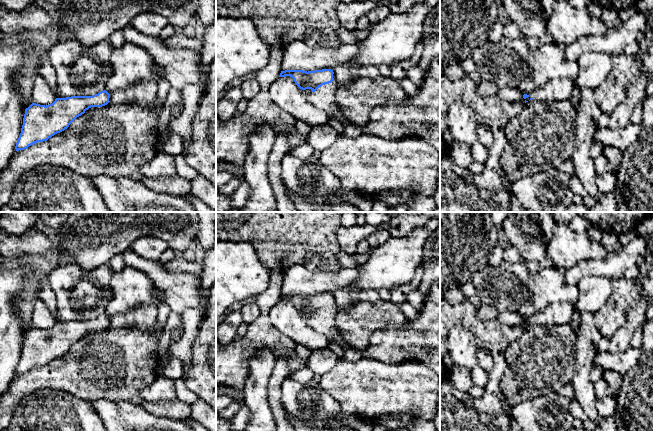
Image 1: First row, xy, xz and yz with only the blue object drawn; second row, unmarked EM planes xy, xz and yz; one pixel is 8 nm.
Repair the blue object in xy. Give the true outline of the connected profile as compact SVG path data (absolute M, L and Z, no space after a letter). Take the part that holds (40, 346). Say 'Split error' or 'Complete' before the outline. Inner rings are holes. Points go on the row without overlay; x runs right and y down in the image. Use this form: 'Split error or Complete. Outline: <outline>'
Complete. Outline: M104 314L93 320L71 320L56 322L52 328L32 327L25 333L23 349L17 364L16 375L47 365L69 349L91 331L102 331L110 325L110 318Z

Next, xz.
Split error. Outline: M331 293L308 296L303 294L285 294L281 295L279 301L290 300L300 313L311 313L310 326L326 336L330 342L339 344L345 350L351 346L342 340L336 327L337 309L333 298L334 296Z

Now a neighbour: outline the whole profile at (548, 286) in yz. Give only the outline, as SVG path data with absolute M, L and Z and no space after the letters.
M551 266L540 268L538 273L529 274L527 286L531 298L518 311L522 318L538 314L552 303L569 302L575 306L570 325L575 332L578 330L580 311L577 309L577 301L580 290L577 285L570 285L565 281L566 272L566 269Z

